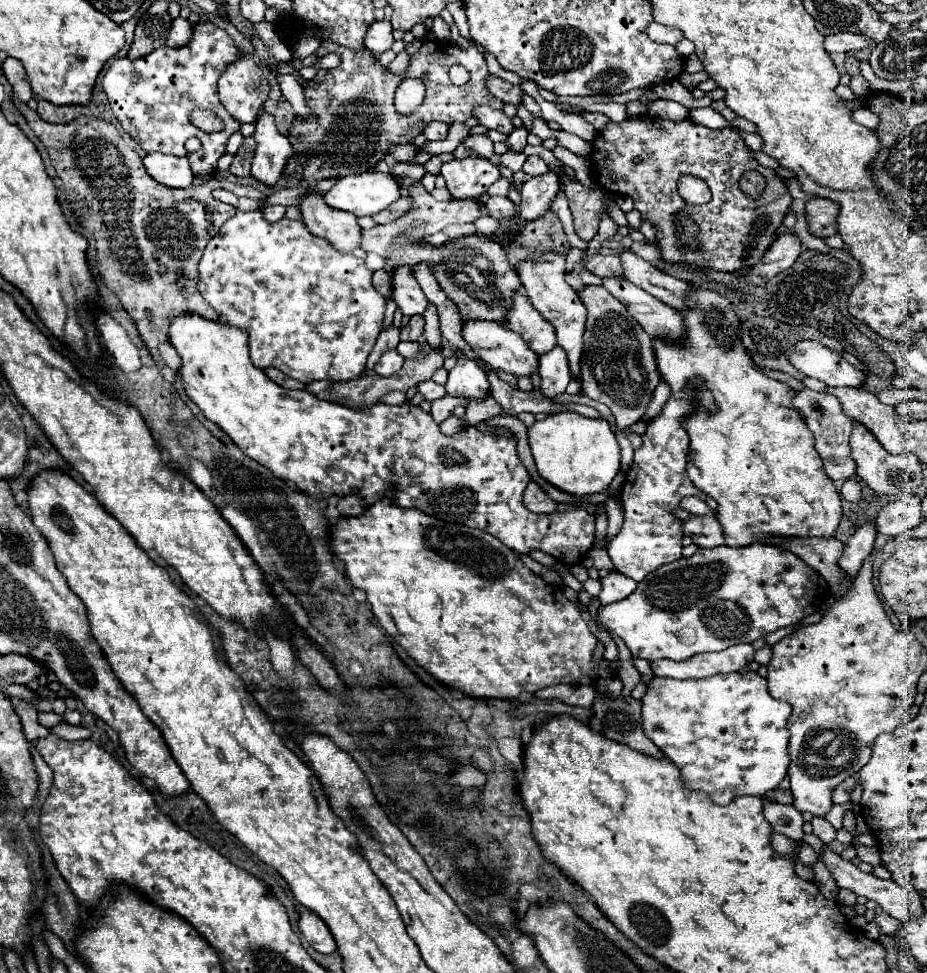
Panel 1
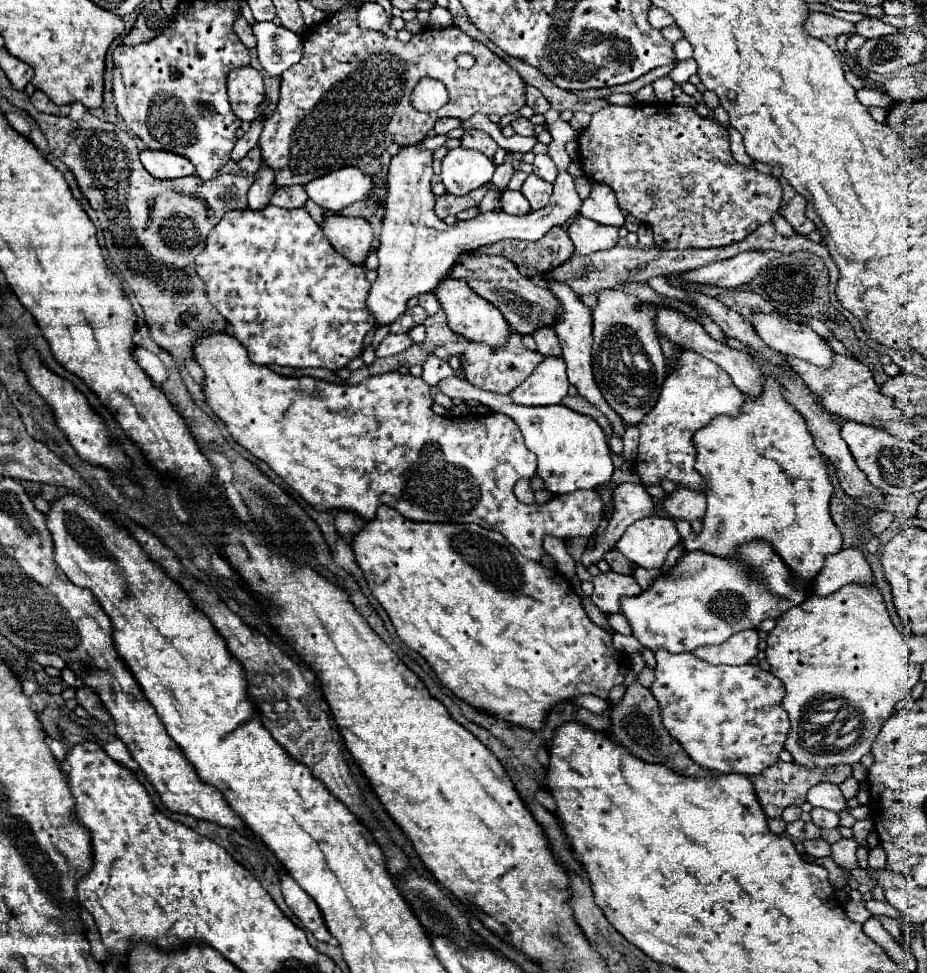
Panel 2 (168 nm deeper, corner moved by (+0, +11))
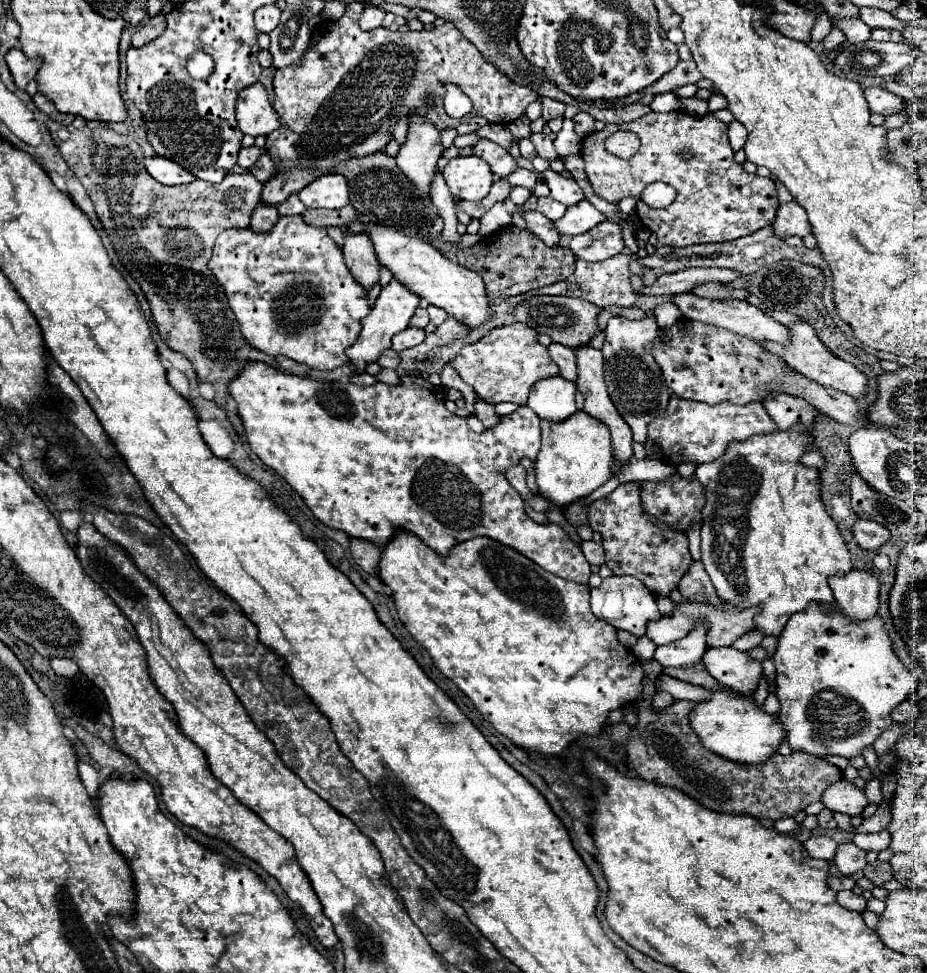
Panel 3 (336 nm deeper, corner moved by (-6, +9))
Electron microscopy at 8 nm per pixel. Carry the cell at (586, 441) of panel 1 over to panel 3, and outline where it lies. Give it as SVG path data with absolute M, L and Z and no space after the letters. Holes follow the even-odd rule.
M576 411L562 423L542 421L542 449L534 461L538 495L558 507L566 507L594 489L604 485L612 473L612 447L610 431L604 423Z

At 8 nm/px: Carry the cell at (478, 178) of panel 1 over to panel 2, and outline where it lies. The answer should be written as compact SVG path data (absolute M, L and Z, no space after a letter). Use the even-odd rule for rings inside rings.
M456 147L442 159L442 183L452 195L466 195L486 183L494 175L494 161L474 149Z

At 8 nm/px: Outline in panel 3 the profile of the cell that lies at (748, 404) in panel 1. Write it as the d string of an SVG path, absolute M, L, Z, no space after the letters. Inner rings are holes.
M794 427L790 433L780 431L770 435L754 435L742 443L730 443L720 459L698 465L696 469L696 477L706 489L706 505L702 509L704 569L710 575L720 599L740 609L762 609L754 619L754 629L762 635L778 637L786 621L794 613L806 609L810 601L816 601L830 611L834 605L834 595L828 587L828 577L846 575L846 571L852 569L848 547L836 523L824 511L818 471L798 463L812 441L814 439L800 433L798 427Z

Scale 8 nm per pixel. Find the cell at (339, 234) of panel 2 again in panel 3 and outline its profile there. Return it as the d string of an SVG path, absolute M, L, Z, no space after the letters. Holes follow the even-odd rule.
M348 233L344 239L346 243L342 247L342 253L350 273L366 291L370 291L380 281L380 263L374 255L374 247L366 233Z

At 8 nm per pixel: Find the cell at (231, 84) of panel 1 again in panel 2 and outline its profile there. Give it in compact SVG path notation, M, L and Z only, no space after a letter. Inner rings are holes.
M254 67L232 69L228 77L228 99L232 111L242 121L254 121L258 105L264 99L264 79Z

